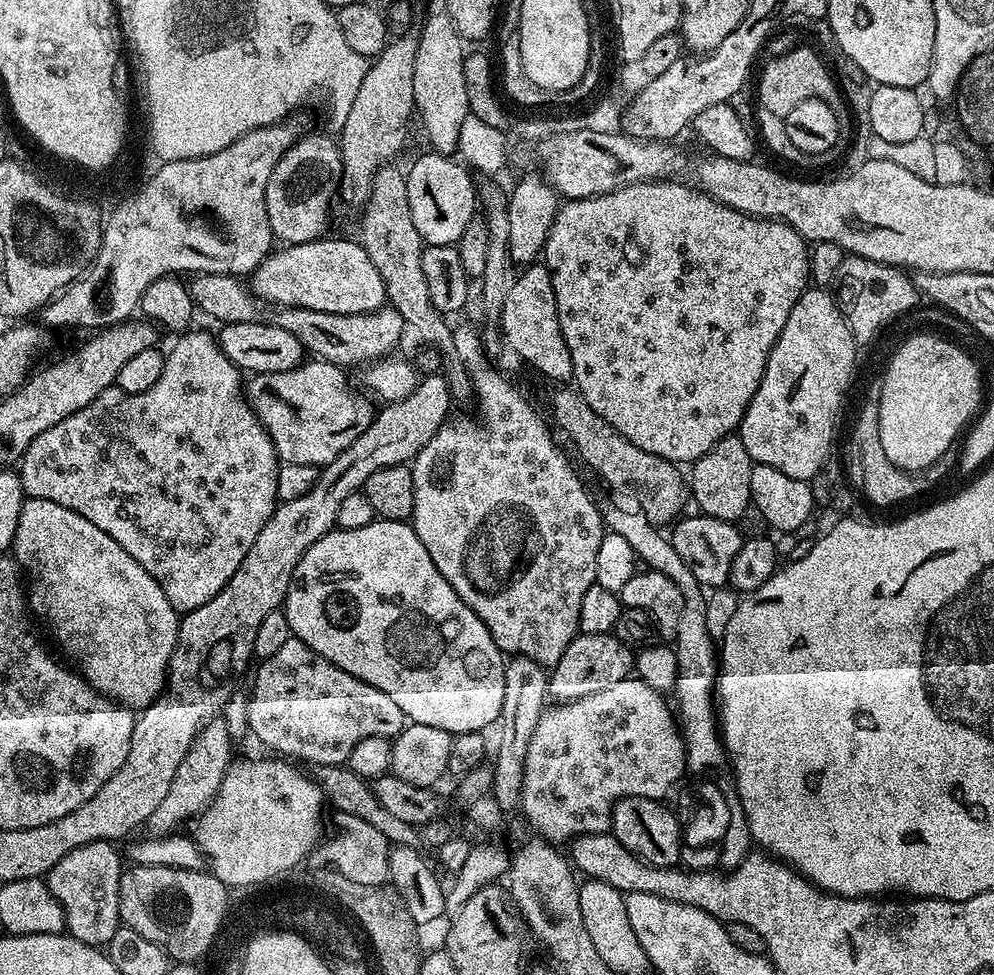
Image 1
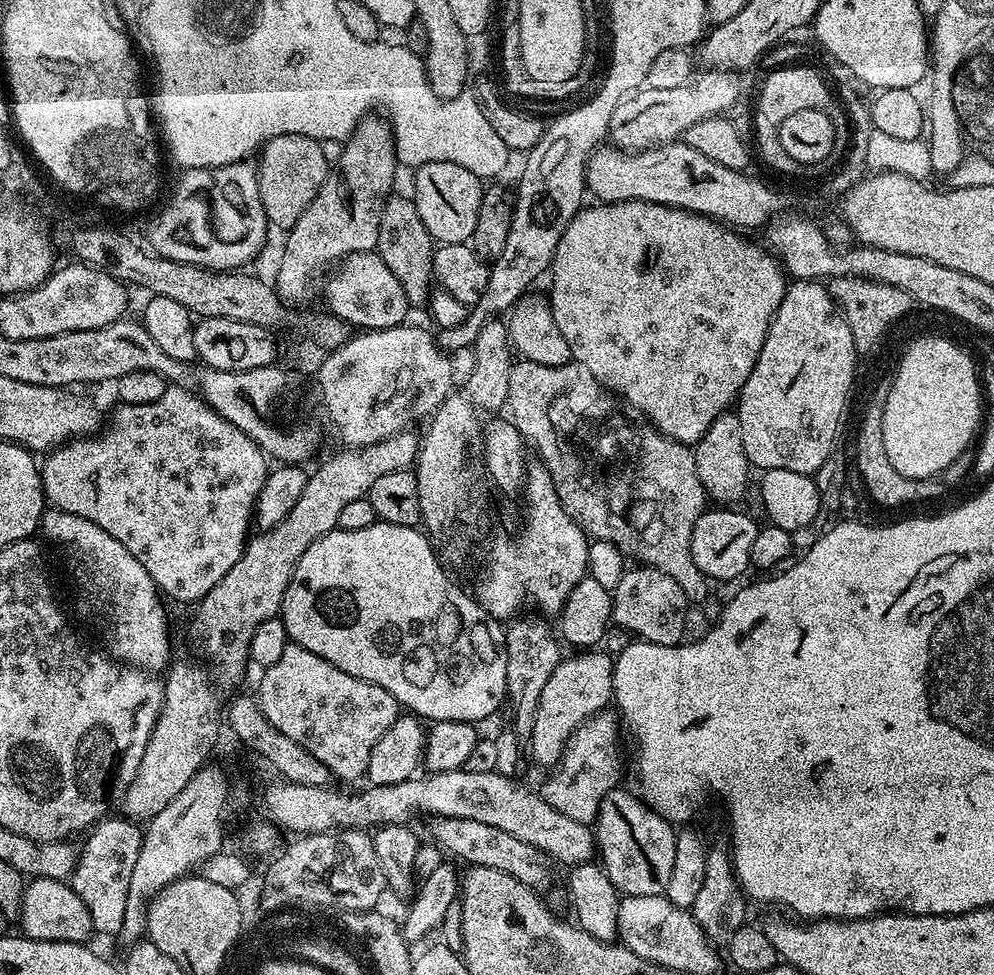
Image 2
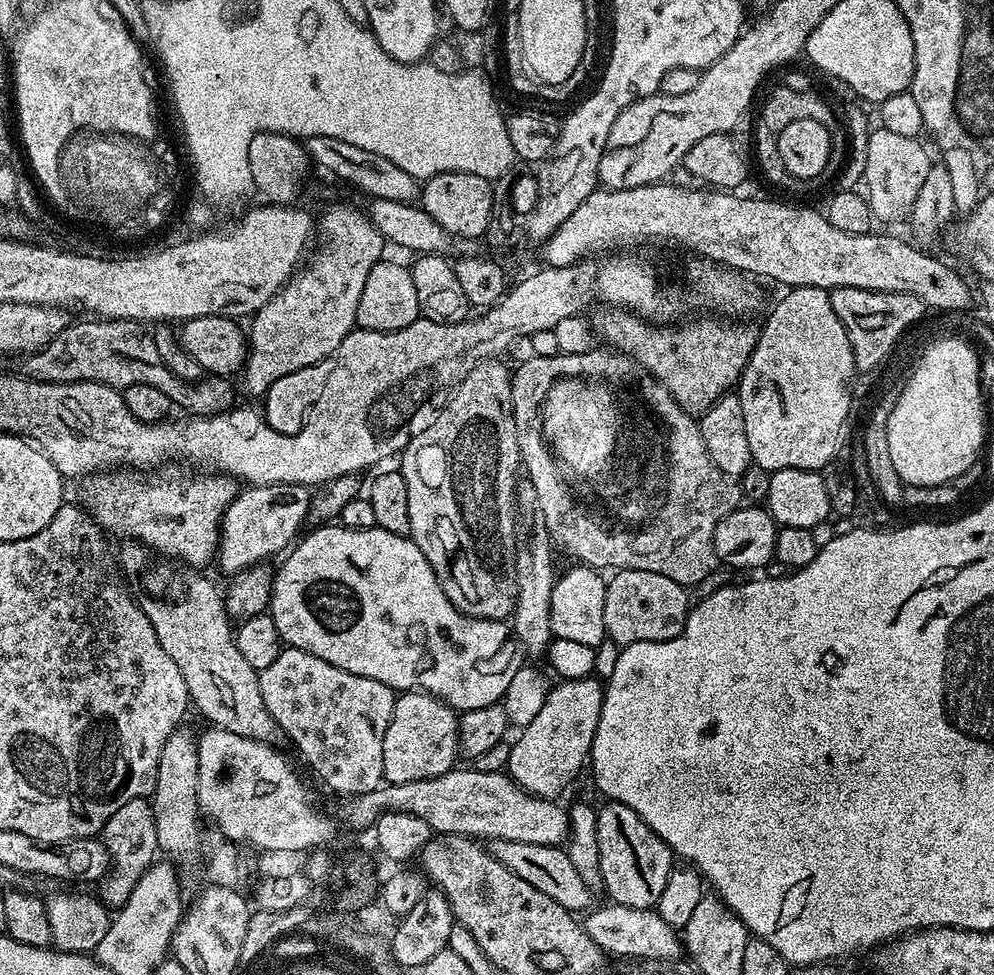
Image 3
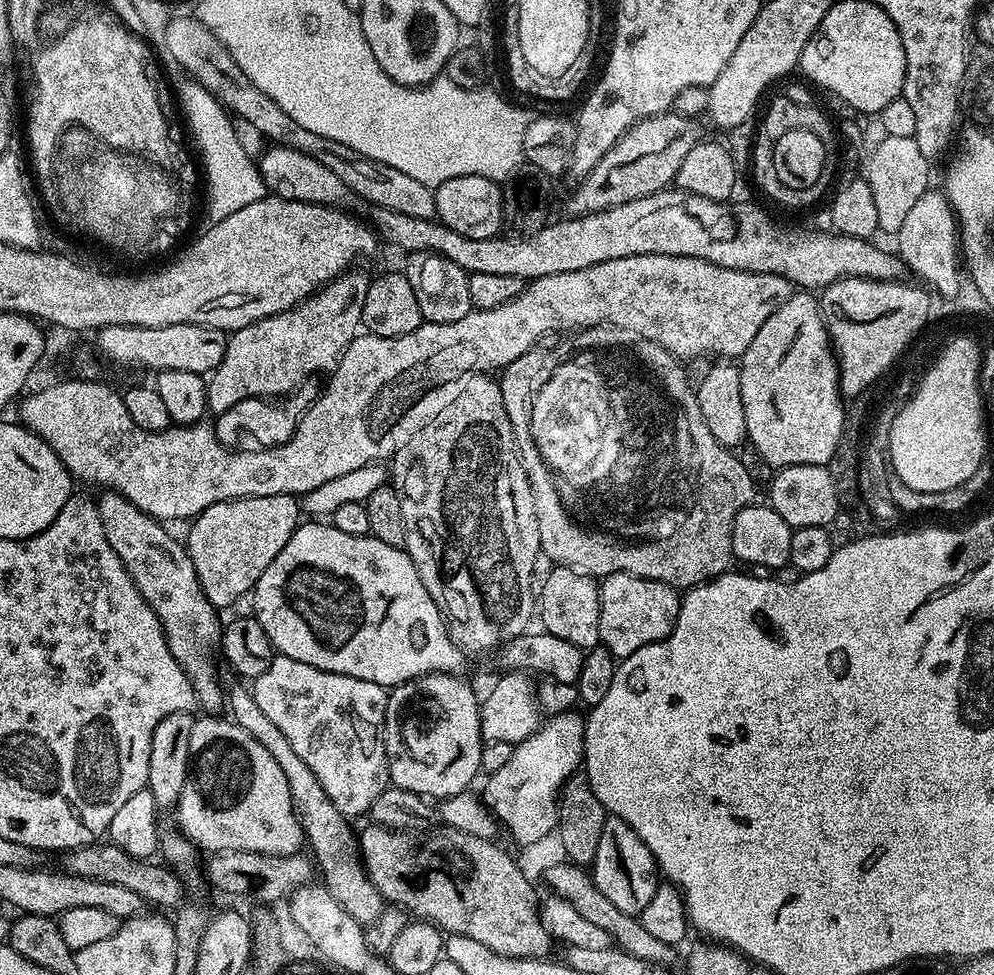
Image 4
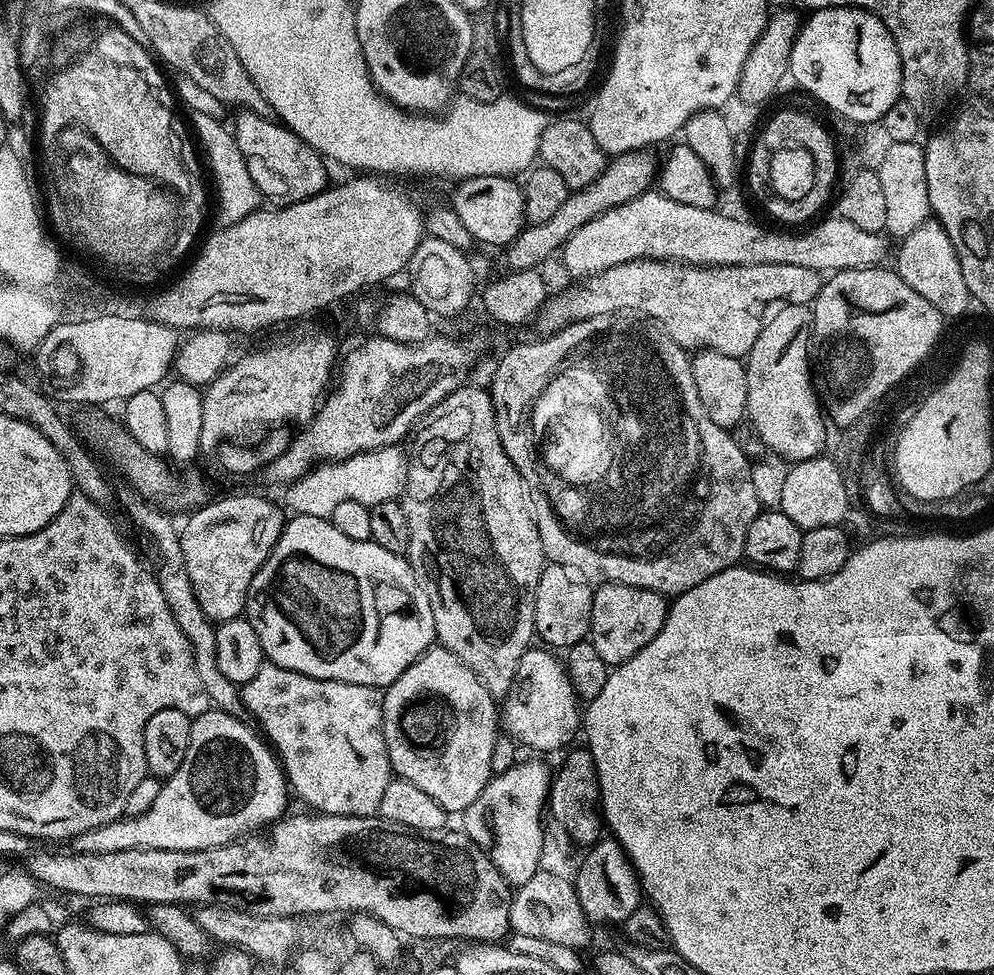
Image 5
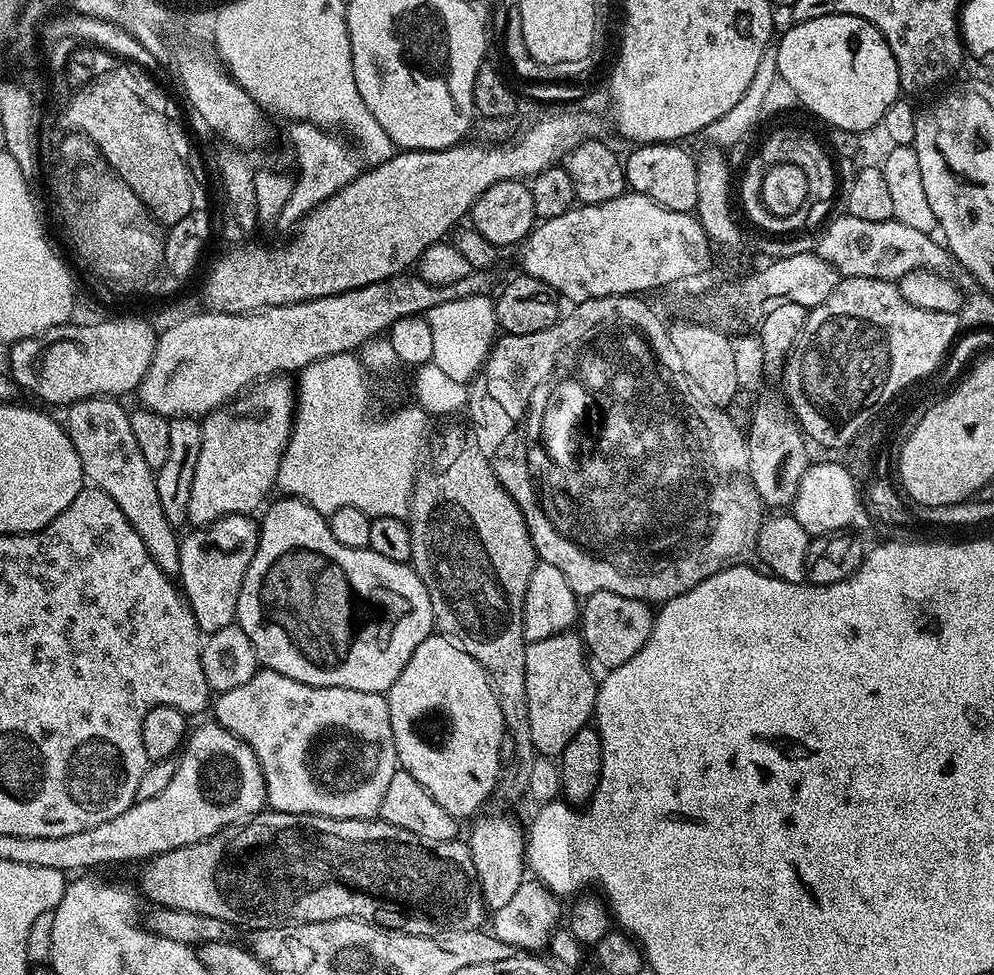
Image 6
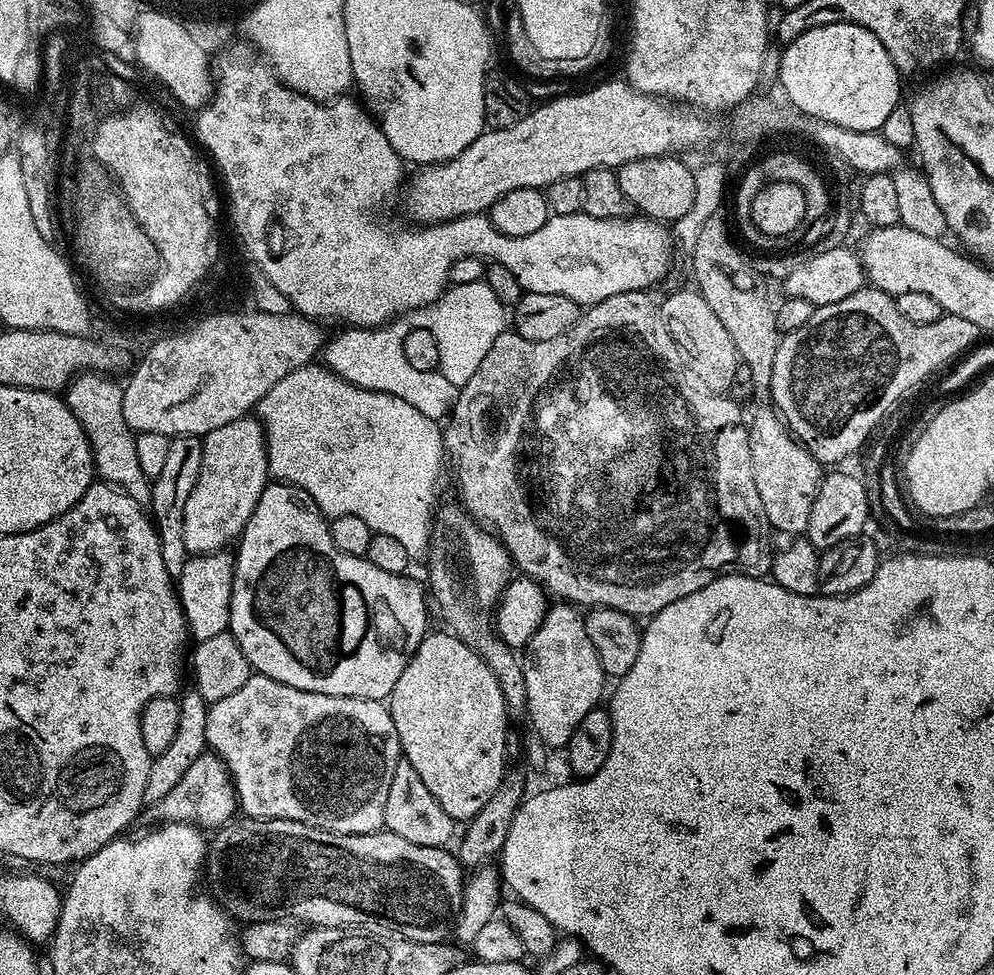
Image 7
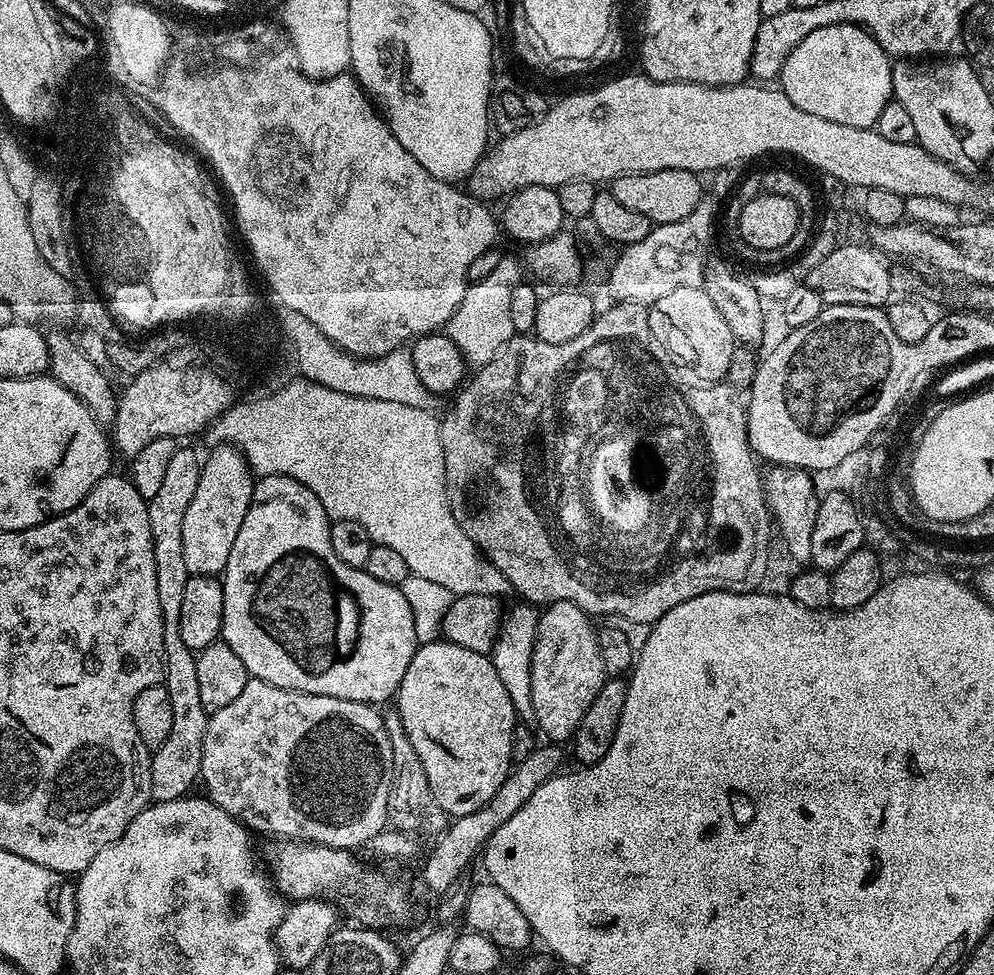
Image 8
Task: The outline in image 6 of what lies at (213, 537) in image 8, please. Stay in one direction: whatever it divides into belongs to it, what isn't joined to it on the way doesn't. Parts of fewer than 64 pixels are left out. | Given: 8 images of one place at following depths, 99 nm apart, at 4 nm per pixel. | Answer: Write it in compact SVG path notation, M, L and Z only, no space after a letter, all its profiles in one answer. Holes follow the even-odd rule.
M284 374L261 380L239 398L203 417L200 424L202 450L198 454L198 466L194 466L194 482L190 486L189 525L207 526L223 516L252 514L256 507L259 509L269 499L268 491L276 488L278 466L292 433L292 417L296 410L294 384L288 380L291 379Z

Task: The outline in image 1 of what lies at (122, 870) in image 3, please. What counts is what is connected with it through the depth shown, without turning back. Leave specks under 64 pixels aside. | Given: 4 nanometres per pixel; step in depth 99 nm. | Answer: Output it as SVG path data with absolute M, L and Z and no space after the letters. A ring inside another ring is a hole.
M95 840L90 842L86 846L78 846L78 850L70 850L70 854L66 854L66 858L62 858L62 862L58 862L51 868L46 877L46 883L50 894L54 894L54 898L58 898L58 902L62 906L64 911L64 927L67 935L72 936L78 942L88 944L92 948L103 949L110 942L110 938L114 938L114 934L122 927L122 921L120 919L120 877L124 875L126 868L125 865L120 865L120 856L122 860L122 852L120 852L115 843L110 840Z

